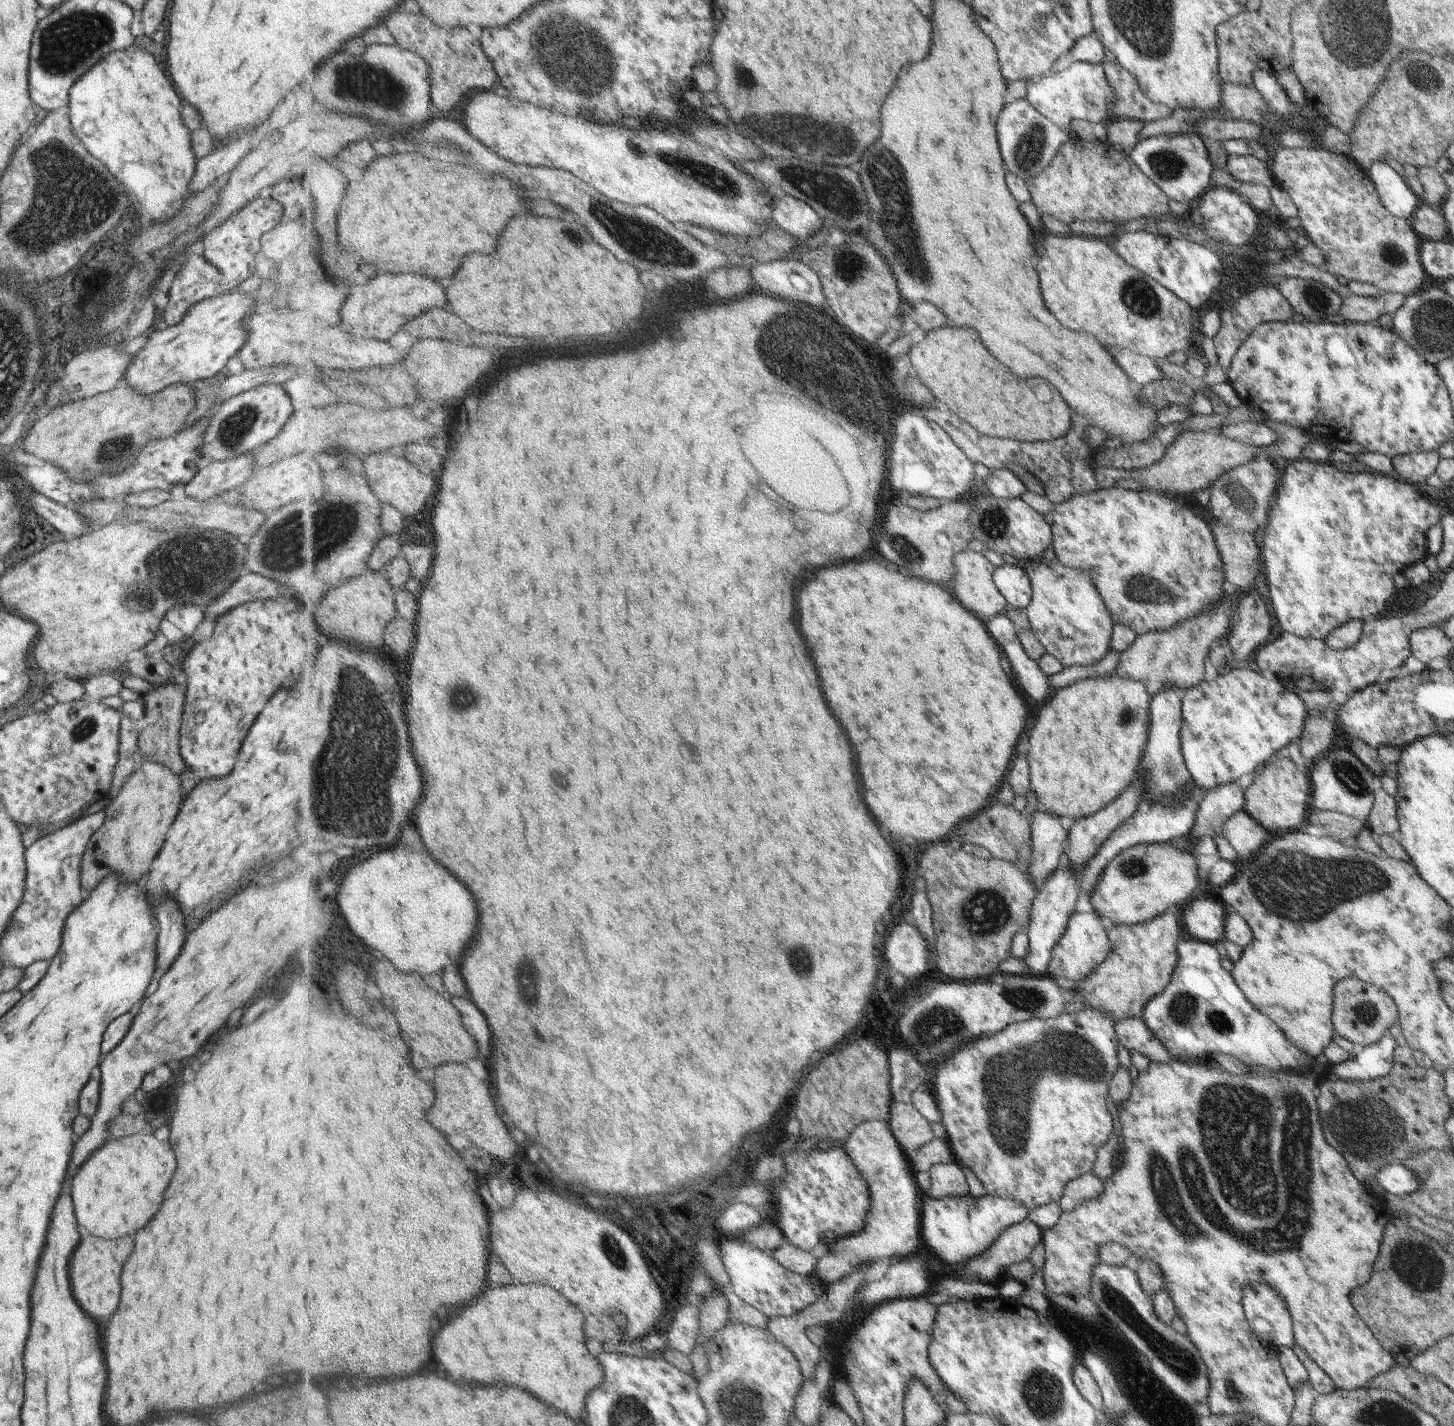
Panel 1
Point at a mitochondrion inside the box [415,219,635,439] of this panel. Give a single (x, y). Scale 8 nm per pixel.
(577, 243)

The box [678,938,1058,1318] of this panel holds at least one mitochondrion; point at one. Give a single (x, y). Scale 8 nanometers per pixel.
(936, 1026)

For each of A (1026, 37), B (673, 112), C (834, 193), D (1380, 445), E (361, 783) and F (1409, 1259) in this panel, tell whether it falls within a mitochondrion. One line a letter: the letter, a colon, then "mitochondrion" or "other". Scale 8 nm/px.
A: mitochondrion
B: other
C: mitochondrion
D: other
E: mitochondrion
F: mitochondrion

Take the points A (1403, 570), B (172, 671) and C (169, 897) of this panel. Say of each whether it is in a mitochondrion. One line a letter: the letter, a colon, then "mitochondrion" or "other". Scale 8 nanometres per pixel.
A: other
B: other
C: other

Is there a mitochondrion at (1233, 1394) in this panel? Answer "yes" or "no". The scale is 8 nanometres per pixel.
yes

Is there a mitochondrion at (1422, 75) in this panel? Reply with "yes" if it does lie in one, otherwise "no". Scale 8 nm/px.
yes

